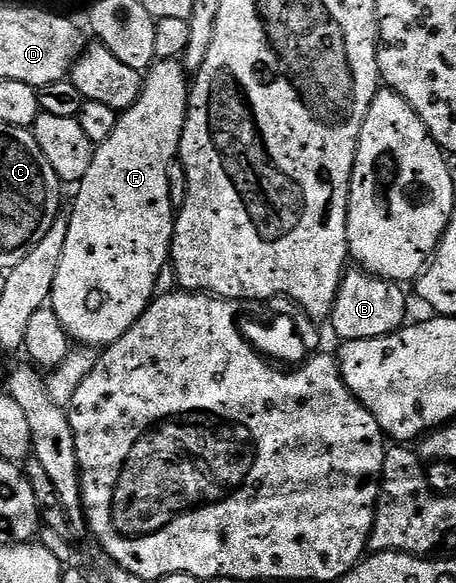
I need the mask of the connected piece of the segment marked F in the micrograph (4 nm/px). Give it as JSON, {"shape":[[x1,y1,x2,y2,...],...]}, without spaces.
{"shape":[[165,59,156,62,154,66,146,72,143,88,135,98,135,104,128,107,116,118,113,133,104,143,98,144,94,148,91,164,85,173,85,177,77,184,79,192,75,195,75,208,69,211,68,236,65,238,64,251,61,253,60,265,56,271,56,279,53,281,52,291,49,298,49,305,57,313,61,325,67,331,76,344,86,345,91,349,106,349,112,343,118,341,147,311,147,304,151,302,156,294,155,282,159,279,159,270,166,268,171,254,171,238,175,232,176,208,171,202,171,186,167,176,167,167,178,156,179,142,183,136,183,126,187,119,187,101,189,98,189,75,183,72,182,62,179,59]]}

